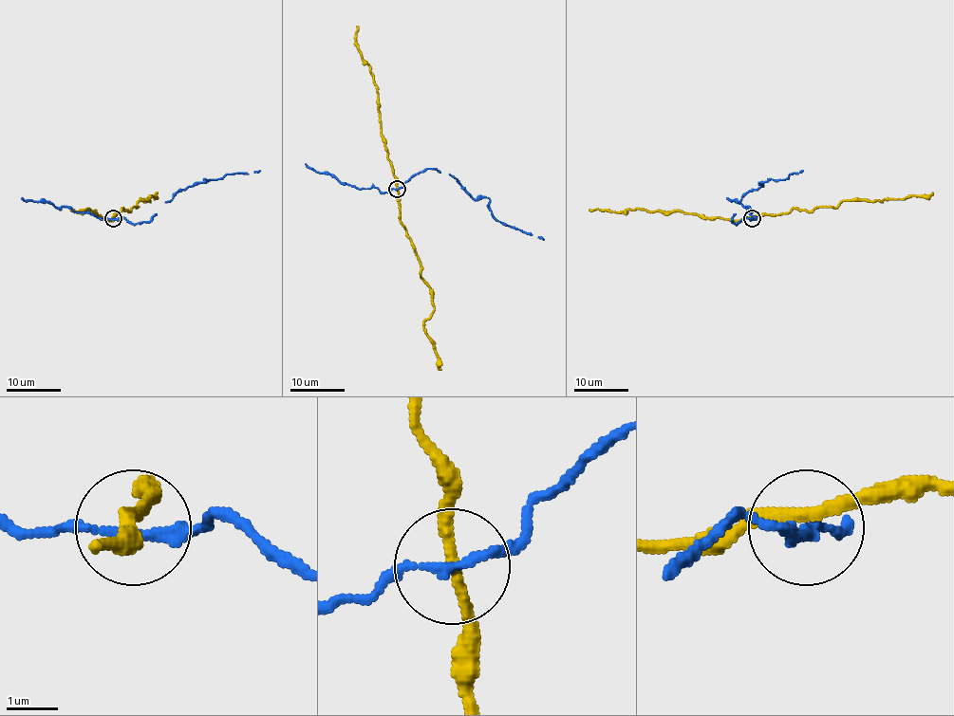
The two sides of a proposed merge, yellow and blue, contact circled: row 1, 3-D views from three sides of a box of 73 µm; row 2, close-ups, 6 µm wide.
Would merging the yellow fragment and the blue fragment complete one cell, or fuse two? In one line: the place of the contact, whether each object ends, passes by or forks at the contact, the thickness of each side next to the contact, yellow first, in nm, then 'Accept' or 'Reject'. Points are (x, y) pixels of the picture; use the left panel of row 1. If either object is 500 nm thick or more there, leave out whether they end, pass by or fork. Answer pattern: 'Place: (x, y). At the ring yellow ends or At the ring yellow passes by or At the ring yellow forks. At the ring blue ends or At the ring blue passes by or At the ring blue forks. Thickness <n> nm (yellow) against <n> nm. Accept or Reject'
Place: (113, 218). At the ring yellow passes by. At the ring blue passes by. Thickness 220 nm (yellow) against 170 nm. Accept

